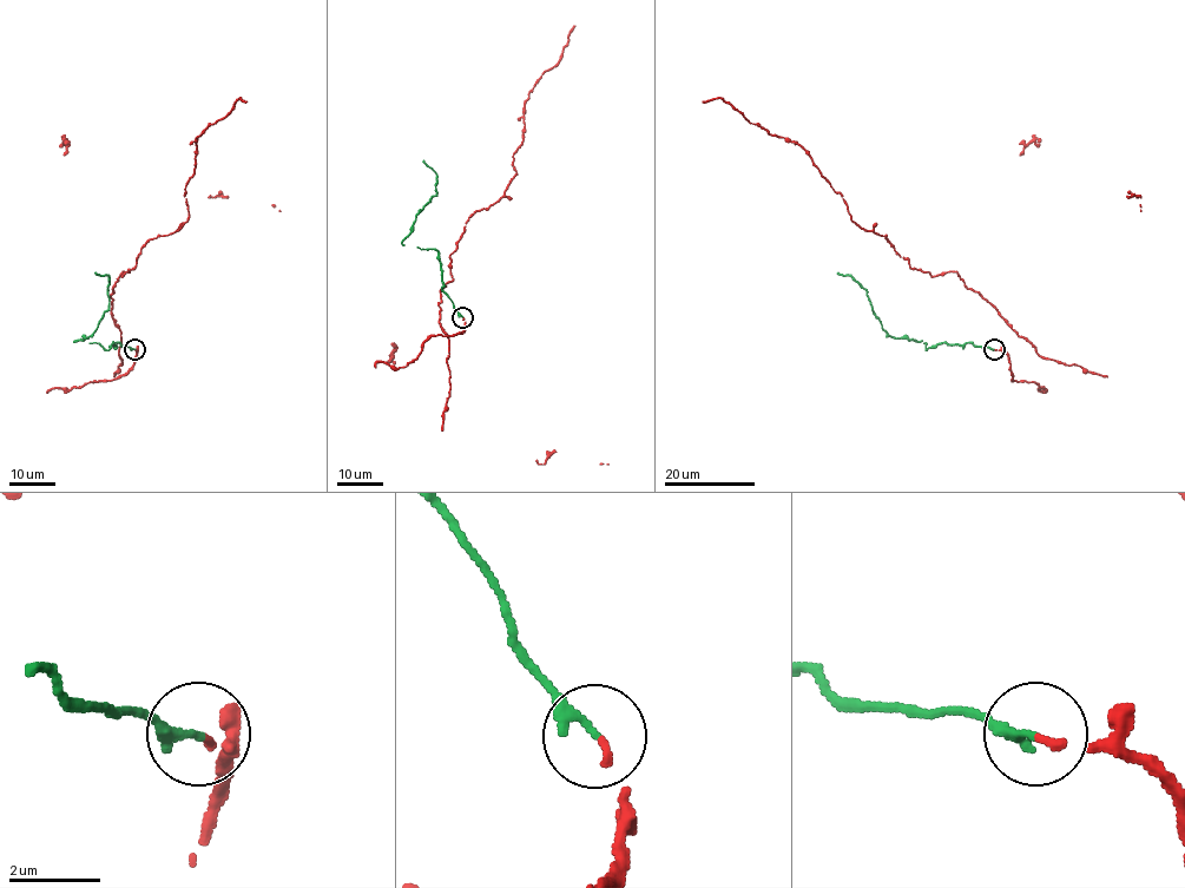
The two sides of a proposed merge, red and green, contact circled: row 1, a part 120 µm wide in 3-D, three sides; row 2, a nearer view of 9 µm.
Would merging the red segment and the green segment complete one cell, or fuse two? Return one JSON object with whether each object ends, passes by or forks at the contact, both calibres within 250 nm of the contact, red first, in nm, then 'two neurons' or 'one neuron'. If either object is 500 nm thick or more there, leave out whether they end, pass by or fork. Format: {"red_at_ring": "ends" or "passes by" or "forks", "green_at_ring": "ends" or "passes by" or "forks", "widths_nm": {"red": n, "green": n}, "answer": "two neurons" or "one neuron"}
{"red_at_ring": "ends", "green_at_ring": "ends", "widths_nm": {"red": 140, "green": 220}, "answer": "one neuron"}

